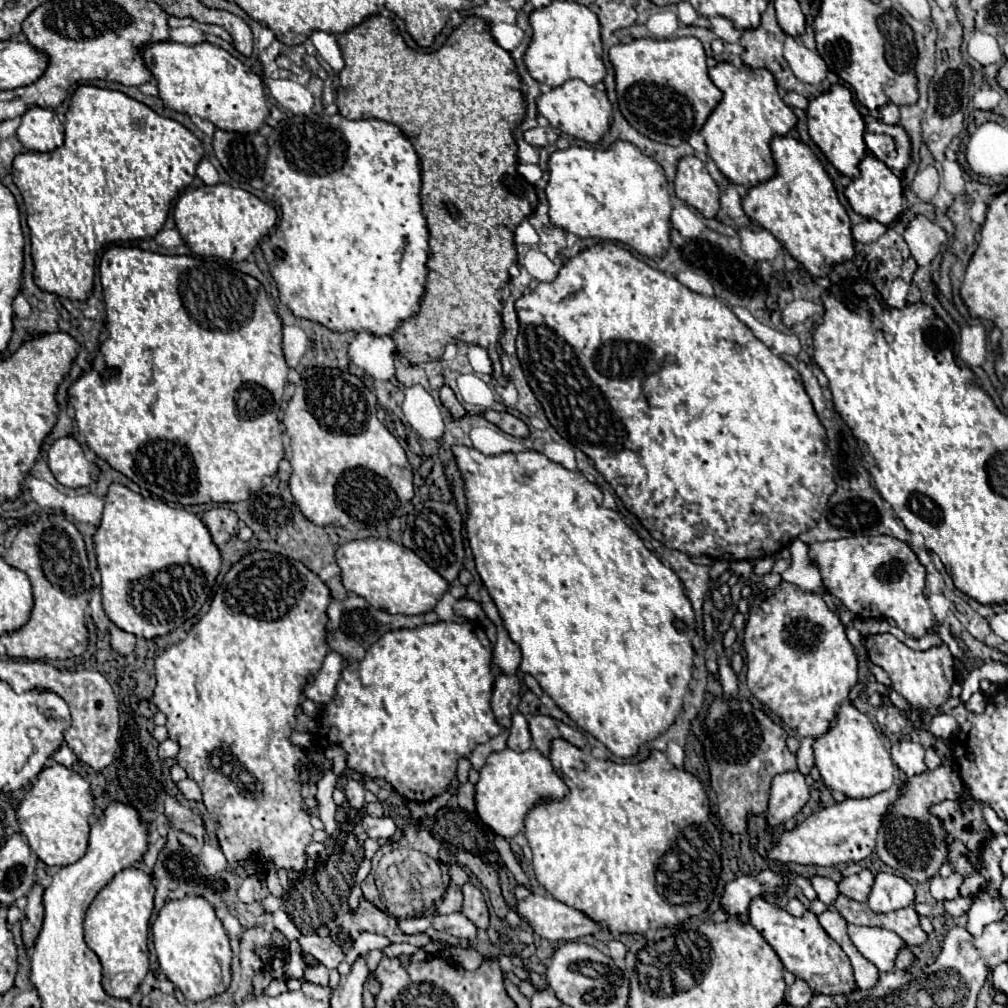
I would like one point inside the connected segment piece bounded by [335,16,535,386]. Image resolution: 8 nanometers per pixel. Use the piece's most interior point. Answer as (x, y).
(458, 105)

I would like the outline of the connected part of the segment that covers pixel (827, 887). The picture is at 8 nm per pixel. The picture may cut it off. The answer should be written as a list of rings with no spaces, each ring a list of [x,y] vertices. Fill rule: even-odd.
[[[815,876],[815,878],[811,878],[811,884],[813,884],[813,888],[815,888],[815,892],[817,892],[817,896],[819,896],[819,900],[821,900],[823,904],[831,906],[831,904],[837,900],[839,890],[837,890],[837,884],[835,884],[833,880]]]

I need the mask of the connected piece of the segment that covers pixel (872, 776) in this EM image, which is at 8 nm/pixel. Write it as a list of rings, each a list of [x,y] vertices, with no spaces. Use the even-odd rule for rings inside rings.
[[[851,702],[839,704],[837,722],[823,736],[815,738],[813,754],[821,778],[831,790],[843,792],[847,798],[869,798],[893,786],[893,760],[877,736],[871,720]]]

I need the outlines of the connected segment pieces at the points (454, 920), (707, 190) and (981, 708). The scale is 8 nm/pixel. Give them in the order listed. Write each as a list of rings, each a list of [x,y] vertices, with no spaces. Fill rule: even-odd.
[[[455,912],[453,916],[439,916],[437,914],[433,918],[433,926],[437,930],[445,930],[447,934],[461,938],[461,940],[473,940],[477,936],[475,924],[469,918],[465,918],[461,912]]]
[[[685,156],[677,164],[675,194],[705,218],[713,218],[719,210],[719,188],[697,156]]]
[[[975,692],[967,702],[965,702],[965,708],[973,714],[981,714],[985,712],[985,698],[983,698],[983,692]]]

